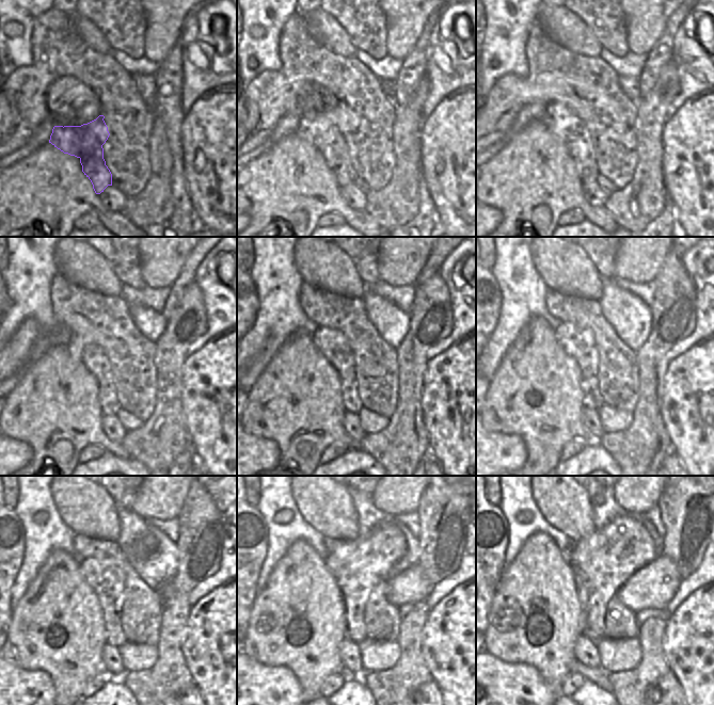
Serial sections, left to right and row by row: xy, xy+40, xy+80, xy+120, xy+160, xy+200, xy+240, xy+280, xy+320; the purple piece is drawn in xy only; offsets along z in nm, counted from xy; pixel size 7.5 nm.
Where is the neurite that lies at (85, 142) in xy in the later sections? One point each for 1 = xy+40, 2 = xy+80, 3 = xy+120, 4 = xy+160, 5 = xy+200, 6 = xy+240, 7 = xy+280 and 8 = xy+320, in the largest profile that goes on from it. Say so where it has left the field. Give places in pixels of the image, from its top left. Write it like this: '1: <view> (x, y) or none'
1: xy+40 (329, 131)
2: xy+80 (571, 128)
3: xy+120 (94, 357)
4: xy+160 (333, 343)
5: xy+200 (580, 343)
6: xy+240 (107, 579)
7: xy+280 (359, 565)
8: xy+320 (605, 559)

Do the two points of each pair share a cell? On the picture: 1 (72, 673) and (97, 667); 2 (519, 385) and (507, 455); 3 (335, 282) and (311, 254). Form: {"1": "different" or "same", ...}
{"1": "same", "2": "different", "3": "same"}

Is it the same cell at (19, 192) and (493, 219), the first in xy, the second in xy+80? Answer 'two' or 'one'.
two

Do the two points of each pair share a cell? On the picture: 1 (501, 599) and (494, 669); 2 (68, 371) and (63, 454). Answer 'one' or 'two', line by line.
1: two
2: one

